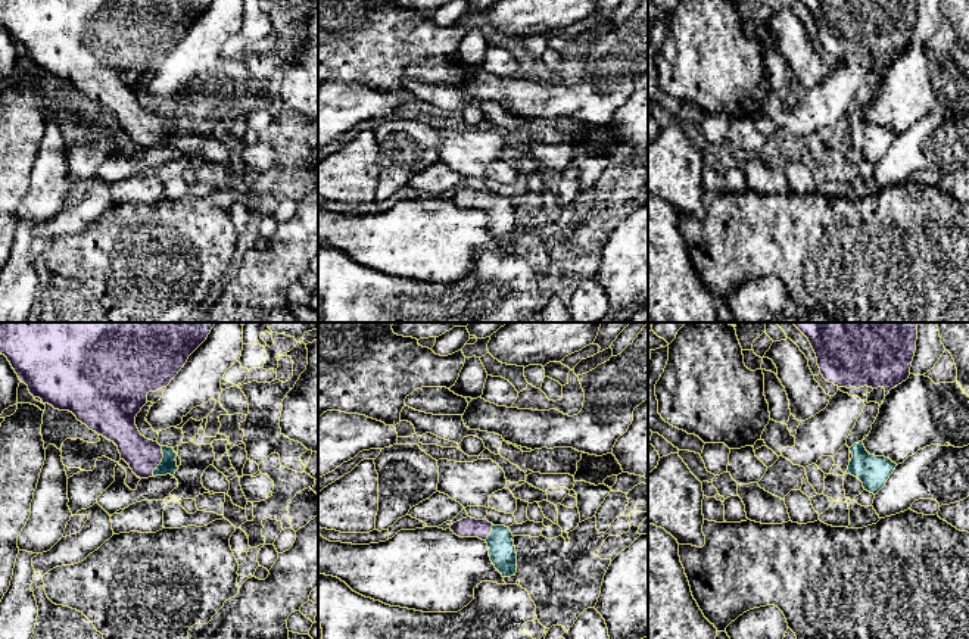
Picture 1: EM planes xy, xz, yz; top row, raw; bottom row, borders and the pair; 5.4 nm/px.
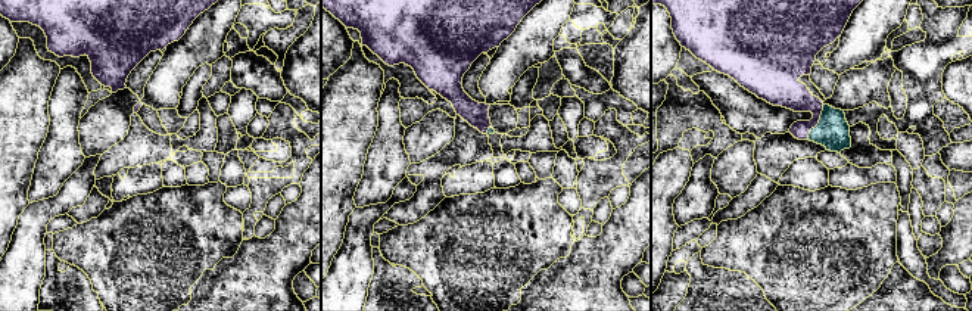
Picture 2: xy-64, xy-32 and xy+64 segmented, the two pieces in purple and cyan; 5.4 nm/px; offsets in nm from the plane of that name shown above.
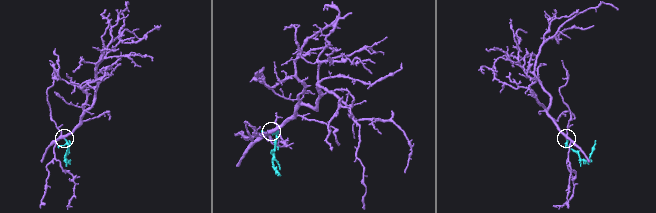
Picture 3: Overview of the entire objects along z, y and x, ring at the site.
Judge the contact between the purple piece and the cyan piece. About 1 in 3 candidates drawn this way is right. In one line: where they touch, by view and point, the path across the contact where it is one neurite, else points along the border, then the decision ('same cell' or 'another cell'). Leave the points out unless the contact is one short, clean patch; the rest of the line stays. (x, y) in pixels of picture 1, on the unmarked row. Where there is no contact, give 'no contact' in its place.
xy (161, 131) | across xy (143, 125), (161, 131), (168, 136) | same cell

